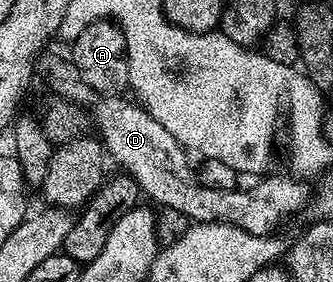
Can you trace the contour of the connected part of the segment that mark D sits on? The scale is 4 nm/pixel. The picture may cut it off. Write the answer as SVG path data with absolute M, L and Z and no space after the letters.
M51 55L51 56L48 57L47 60L44 61L44 63L43 63L43 60L42 60L41 69L42 69L42 65L43 65L43 75L44 75L45 78L47 78L48 85L51 86L53 90L55 90L55 91L52 91L52 92L54 92L54 94L56 96L58 96L58 98L67 99L67 100L69 100L70 103L77 103L77 104L80 104L80 105L88 105L87 103L93 102L94 99L97 100L96 103L95 103L95 115L94 115L94 111L93 111L93 123L94 123L94 126L95 126L95 123L96 123L97 126L99 126L99 132L97 132L97 135L98 135L98 138L101 140L101 142L102 142L102 144L103 144L103 146L105 148L106 154L108 156L110 156L110 158L111 158L111 155L112 155L112 157L115 158L116 161L119 162L121 166L123 166L123 167L120 167L120 168L122 168L122 170L124 172L126 172L126 174L130 175L131 178L135 179L137 181L137 185L139 186L140 192L142 192L142 194L144 196L146 196L146 198L147 198L147 195L148 195L148 197L152 199L152 201L150 200L150 202L152 204L159 203L158 206L160 208L168 207L169 209L181 209L181 213L185 213L187 215L187 217L188 217L188 220L194 221L196 223L236 223L236 225L238 225L241 229L245 229L246 231L248 231L249 233L253 233L254 235L270 235L270 234L272 234L272 232L274 232L276 230L276 228L278 228L278 227L275 227L275 226L277 226L278 223L282 221L282 219L289 218L290 215L294 213L294 211L302 212L304 210L304 208L306 208L307 201L308 201L308 198L309 198L309 187L306 187L306 185L303 184L303 183L298 183L298 181L299 182L303 182L303 181L300 181L298 178L292 177L293 179L290 179L290 177L287 176L287 175L271 175L271 174L268 174L266 177L260 178L258 181L255 181L255 182L259 182L260 181L260 183L253 184L252 187L248 189L248 191L242 191L242 189L236 189L236 190L233 190L233 191L222 191L221 189L209 189L208 187L204 187L203 184L199 182L199 177L198 177L196 168L193 166L193 163L192 163L192 167L191 167L190 161L187 160L187 158L189 158L188 152L184 149L183 146L181 146L181 144L179 142L177 142L175 140L175 138L173 137L173 133L168 133L167 130L165 129L165 125L161 125L161 121L153 121L153 117L138 102L132 101L130 98L128 98L129 100L127 100L127 99L119 99L119 98L123 98L123 97L99 97L99 98L97 98L96 92L92 88L90 88L89 85L87 85L85 83L85 81L82 80L81 73L78 71L78 69L75 66L74 62L72 62L72 60L70 58L67 58L67 59L58 59L57 56Z

